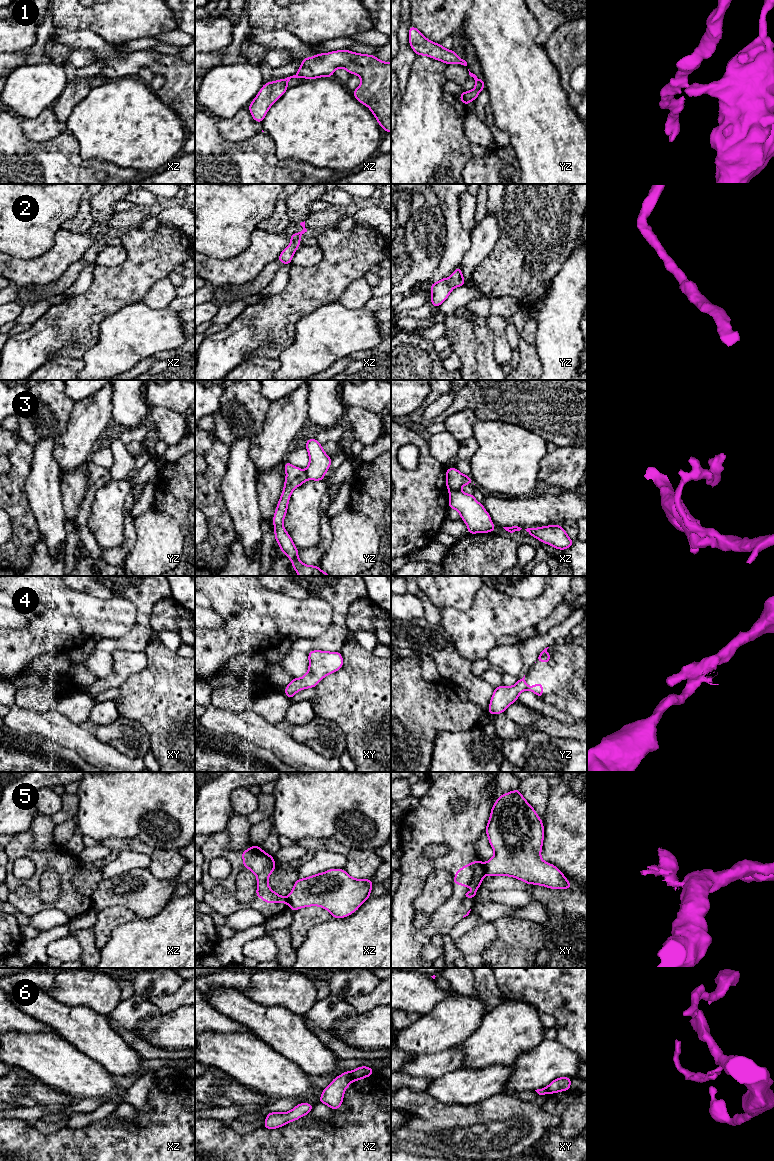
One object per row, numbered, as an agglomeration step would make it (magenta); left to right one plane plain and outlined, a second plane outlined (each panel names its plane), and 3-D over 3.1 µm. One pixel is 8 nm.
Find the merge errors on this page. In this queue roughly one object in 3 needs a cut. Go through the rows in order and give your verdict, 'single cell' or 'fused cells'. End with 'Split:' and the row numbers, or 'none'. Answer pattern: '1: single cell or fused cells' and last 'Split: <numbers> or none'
1: fused cells
2: single cell
3: fused cells
4: single cell
5: fused cells
6: fused cells
Split: 1, 3, 5, 6

